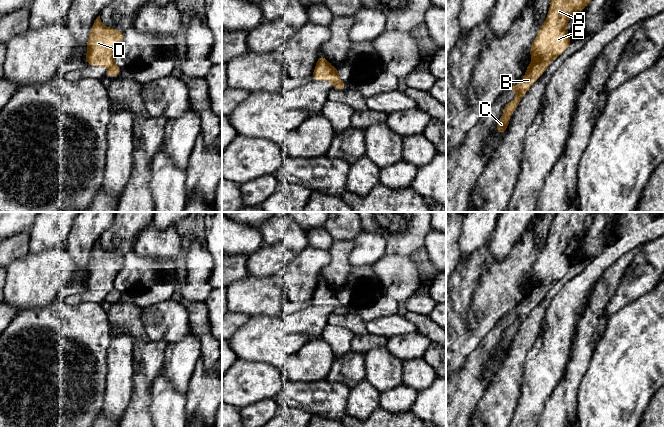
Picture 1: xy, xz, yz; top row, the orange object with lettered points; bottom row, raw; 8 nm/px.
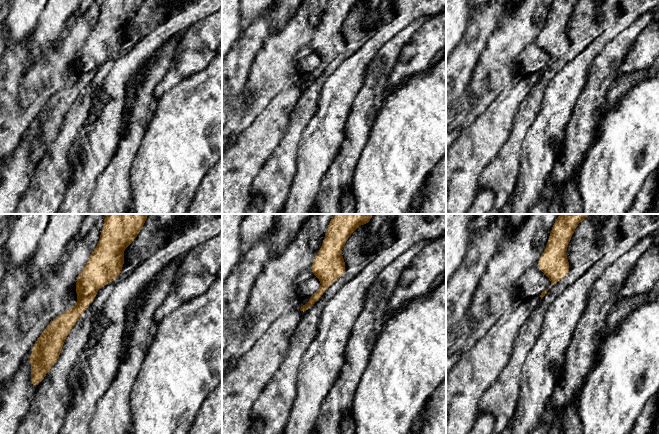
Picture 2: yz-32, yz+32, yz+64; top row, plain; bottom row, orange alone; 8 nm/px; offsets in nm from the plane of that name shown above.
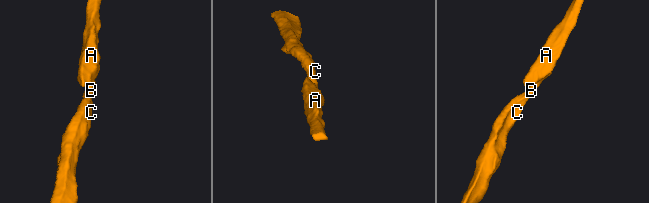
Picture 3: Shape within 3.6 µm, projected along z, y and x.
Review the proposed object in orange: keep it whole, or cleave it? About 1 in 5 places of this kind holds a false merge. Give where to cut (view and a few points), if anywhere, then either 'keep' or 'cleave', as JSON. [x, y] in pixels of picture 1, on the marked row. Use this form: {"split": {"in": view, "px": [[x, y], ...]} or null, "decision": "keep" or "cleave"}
{"split": null, "decision": "keep"}

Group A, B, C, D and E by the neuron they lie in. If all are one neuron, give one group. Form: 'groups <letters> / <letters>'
groups A B C D E

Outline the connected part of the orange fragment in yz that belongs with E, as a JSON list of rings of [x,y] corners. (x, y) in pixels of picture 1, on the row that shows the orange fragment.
[[[551,0],[546,21],[538,29],[537,36],[533,41],[530,49],[530,57],[532,63],[526,66],[526,73],[524,77],[517,82],[517,84],[510,89],[516,93],[516,97],[508,102],[504,109],[499,122],[496,125],[496,133],[502,135],[508,128],[511,116],[517,109],[521,99],[530,89],[530,87],[536,82],[536,80],[546,71],[549,63],[555,60],[558,56],[563,54],[571,43],[571,37],[566,29],[567,23],[569,22],[572,15],[581,10],[585,9],[591,0]]]

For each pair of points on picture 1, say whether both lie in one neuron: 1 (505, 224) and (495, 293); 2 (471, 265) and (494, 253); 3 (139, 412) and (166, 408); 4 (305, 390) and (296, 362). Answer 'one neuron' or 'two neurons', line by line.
1: two neurons
2: two neurons
3: two neurons
4: two neurons

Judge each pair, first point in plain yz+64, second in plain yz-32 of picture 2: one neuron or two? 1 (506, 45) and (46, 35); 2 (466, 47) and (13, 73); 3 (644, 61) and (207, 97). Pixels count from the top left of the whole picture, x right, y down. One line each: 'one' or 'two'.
1: two
2: one
3: two

